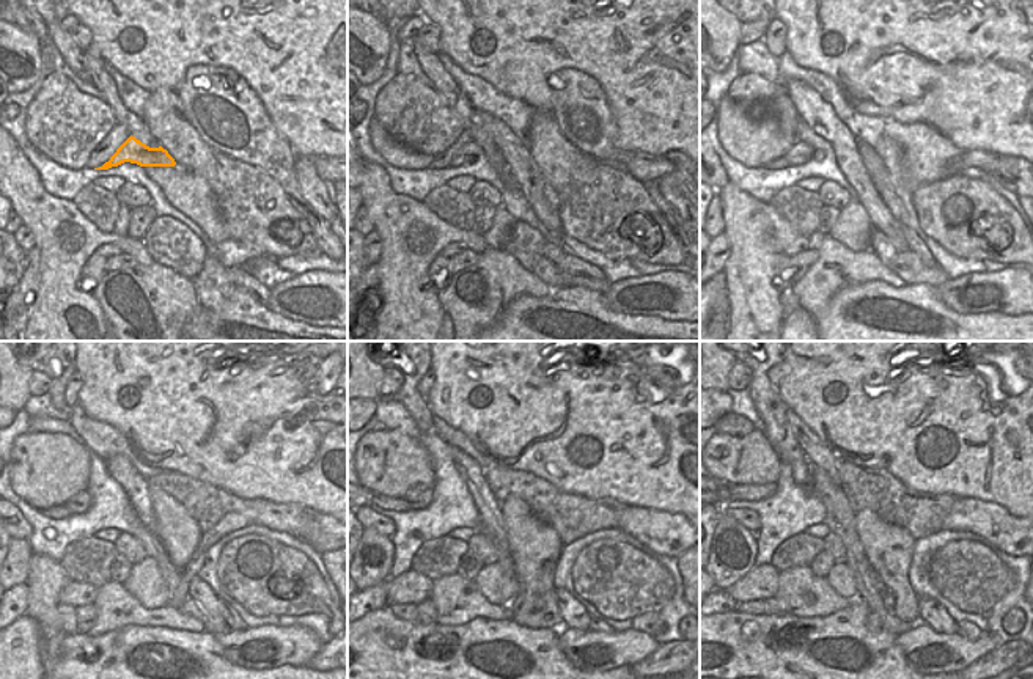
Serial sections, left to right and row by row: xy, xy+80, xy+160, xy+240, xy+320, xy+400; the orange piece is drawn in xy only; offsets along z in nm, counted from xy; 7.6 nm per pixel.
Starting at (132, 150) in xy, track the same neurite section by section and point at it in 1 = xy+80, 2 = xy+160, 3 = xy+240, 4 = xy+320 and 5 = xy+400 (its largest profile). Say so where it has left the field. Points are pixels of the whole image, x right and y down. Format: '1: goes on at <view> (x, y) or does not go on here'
1: goes on at xy+80 (472, 148)
2: goes on at xy+160 (801, 153)
3: goes on at xy+240 (79, 503)
4: goes on at xy+320 (422, 500)
5: goes on at xy+400 (731, 492)

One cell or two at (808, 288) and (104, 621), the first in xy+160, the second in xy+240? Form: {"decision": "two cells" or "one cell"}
{"decision": "one cell"}

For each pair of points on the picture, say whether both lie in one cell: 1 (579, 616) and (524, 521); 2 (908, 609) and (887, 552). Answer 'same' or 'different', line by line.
1: different
2: same

